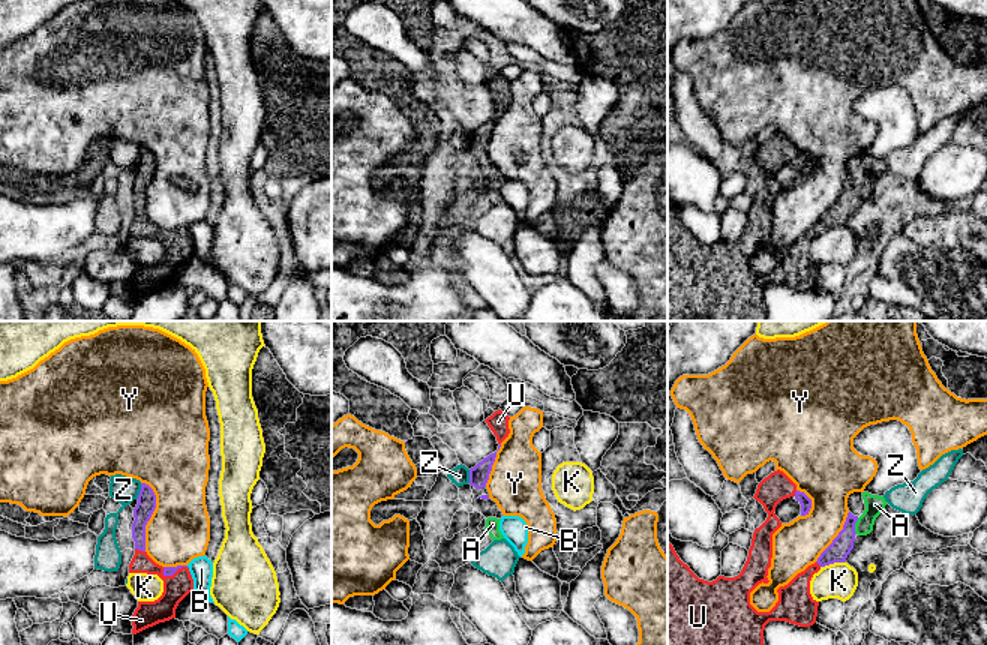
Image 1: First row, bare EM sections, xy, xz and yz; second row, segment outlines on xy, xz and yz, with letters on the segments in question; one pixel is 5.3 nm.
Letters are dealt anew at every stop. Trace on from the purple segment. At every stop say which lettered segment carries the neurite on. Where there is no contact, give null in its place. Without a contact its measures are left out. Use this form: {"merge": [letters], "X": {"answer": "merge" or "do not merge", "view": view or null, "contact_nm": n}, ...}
{"merge": ["A", "U"], "A": {"answer": "merge", "view": "yz", "contact_nm": 90}, "B": {"answer": "do not merge", "view": null}, "K": {"answer": "do not merge", "view": "yz", "contact_nm": 130}, "U": {"answer": "merge", "view": "xy", "contact_nm": 150}, "Y": {"answer": "do not merge", "view": "xy", "contact_nm": 380}, "Z": {"answer": "do not merge", "view": "xy", "contact_nm": 90}}

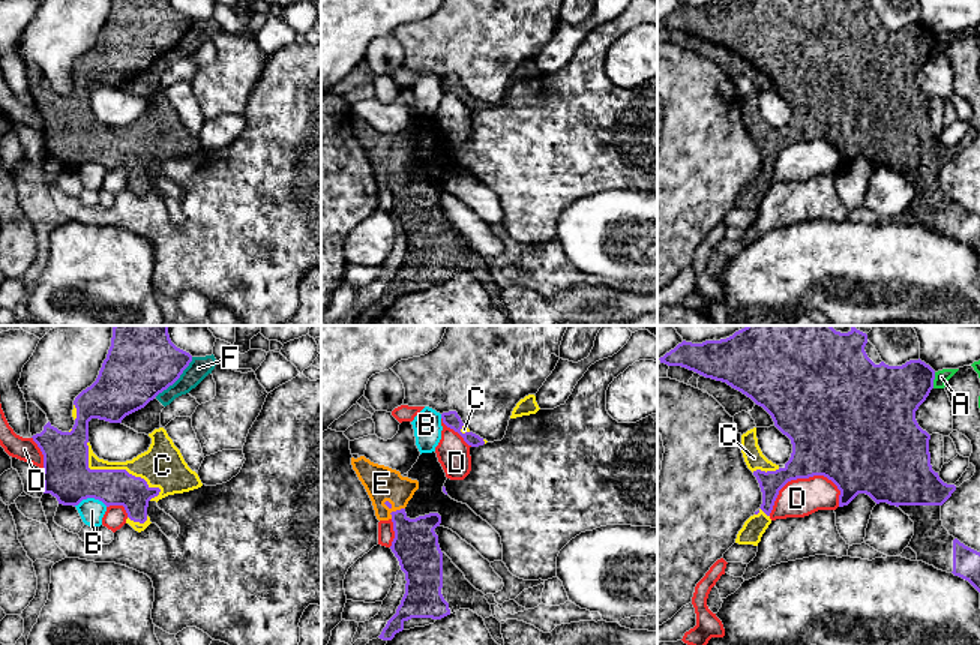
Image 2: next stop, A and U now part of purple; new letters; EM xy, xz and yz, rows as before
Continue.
{"merge": ["C", "E"], "A": {"answer": "do not merge", "view": "yz", "contact_nm": 90}, "B": {"answer": "do not merge", "view": "xy", "contact_nm": 180}, "C": {"answer": "merge", "view": "xy", "contact_nm": 480}, "D": {"answer": "do not merge", "view": "yz", "contact_nm": 420}, "E": {"answer": "merge", "view": "xz", "contact_nm": 120}, "F": {"answer": "do not merge", "view": "xy", "contact_nm": 300}}

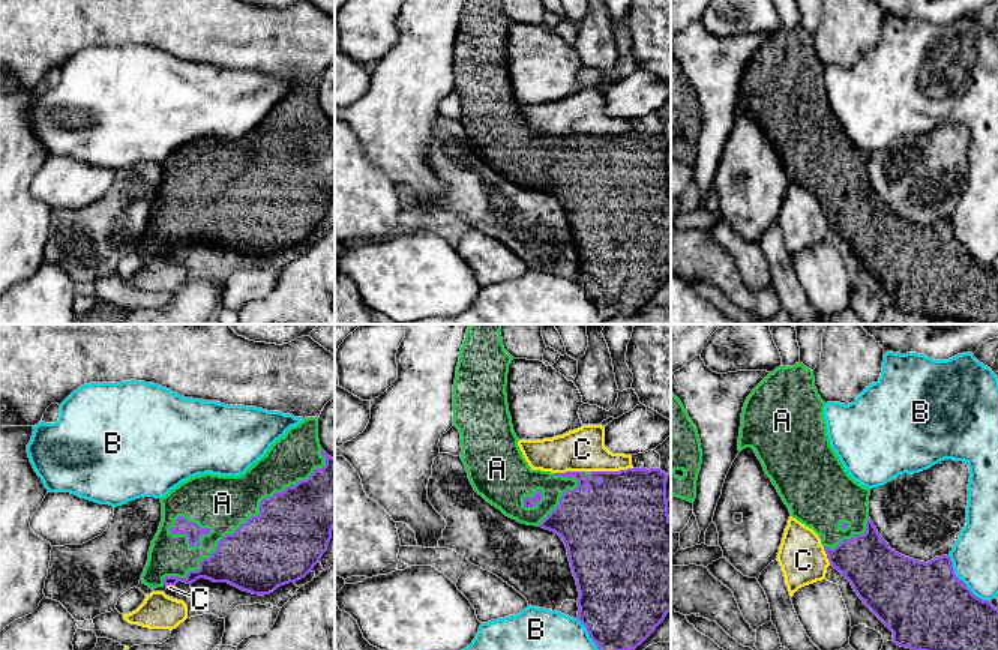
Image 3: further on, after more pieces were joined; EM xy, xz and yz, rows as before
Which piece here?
{"merge": ["A"], "A": {"answer": "merge", "view": "xy", "contact_nm": 1100}, "B": {"answer": "do not merge", "view": "yz", "contact_nm": 340}, "C": {"answer": "do not merge", "view": "xz", "contact_nm": 240}}

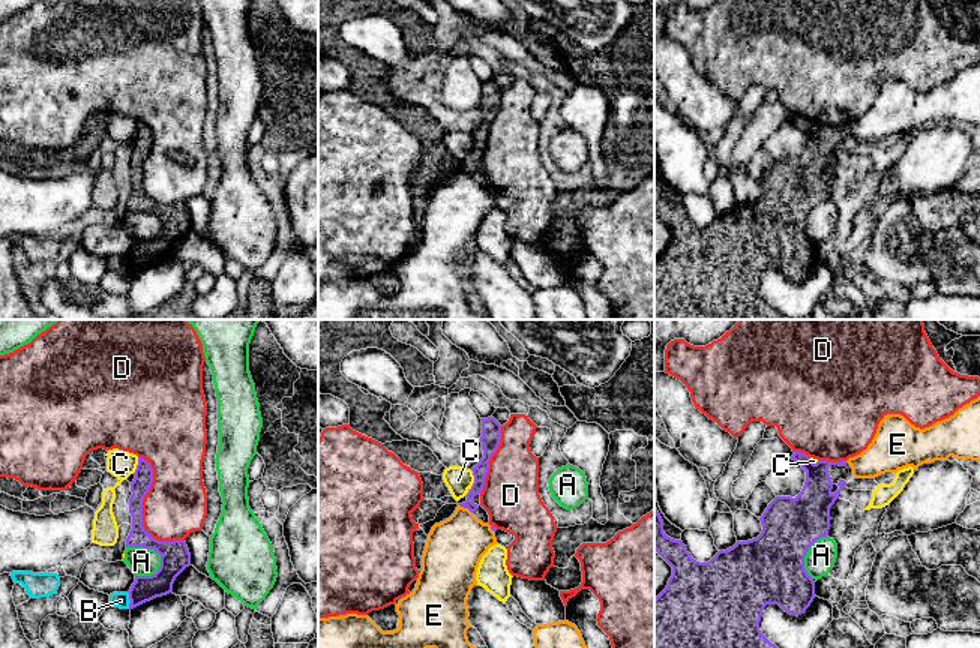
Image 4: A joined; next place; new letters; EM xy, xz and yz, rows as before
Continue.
{"merge": [], "A": {"answer": "do not merge", "view": "xy", "contact_nm": 220}, "B": {"answer": "do not merge", "view": "xy", "contact_nm": 100}, "C": {"answer": "do not merge", "view": "xz", "contact_nm": 110}, "D": {"answer": "do not merge", "view": "xy", "contact_nm": 500}, "E": {"answer": "do not merge", "view": "xz", "contact_nm": 90}}

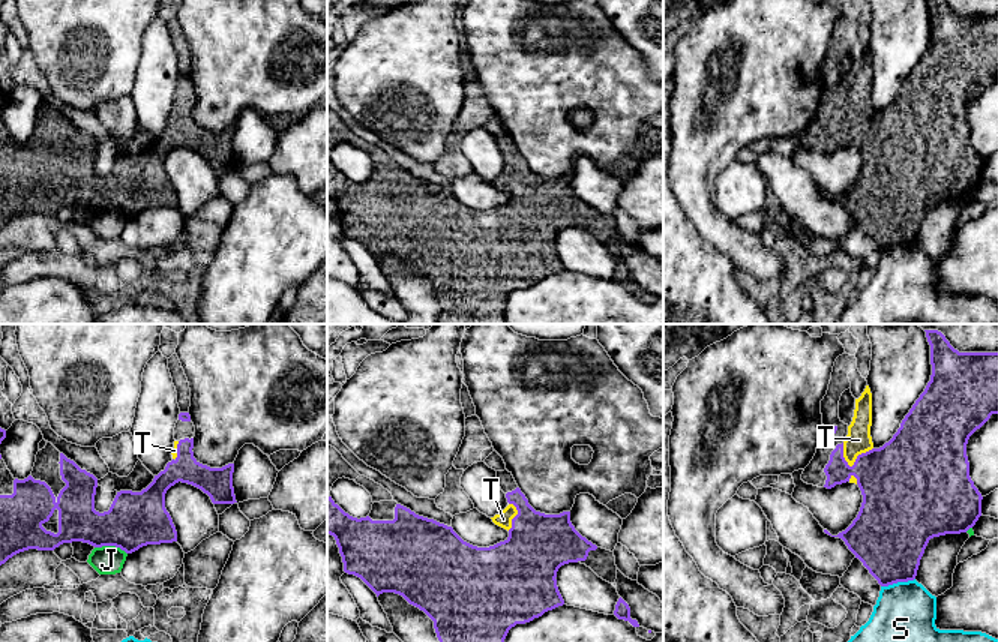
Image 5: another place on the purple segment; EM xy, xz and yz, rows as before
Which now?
{"merge": ["T"], "J": {"answer": "do not merge", "view": "xy", "contact_nm": 180}, "S": {"answer": "do not merge", "view": "yz", "contact_nm": 190}, "T": {"answer": "merge", "view": "yz", "contact_nm": 180}}

